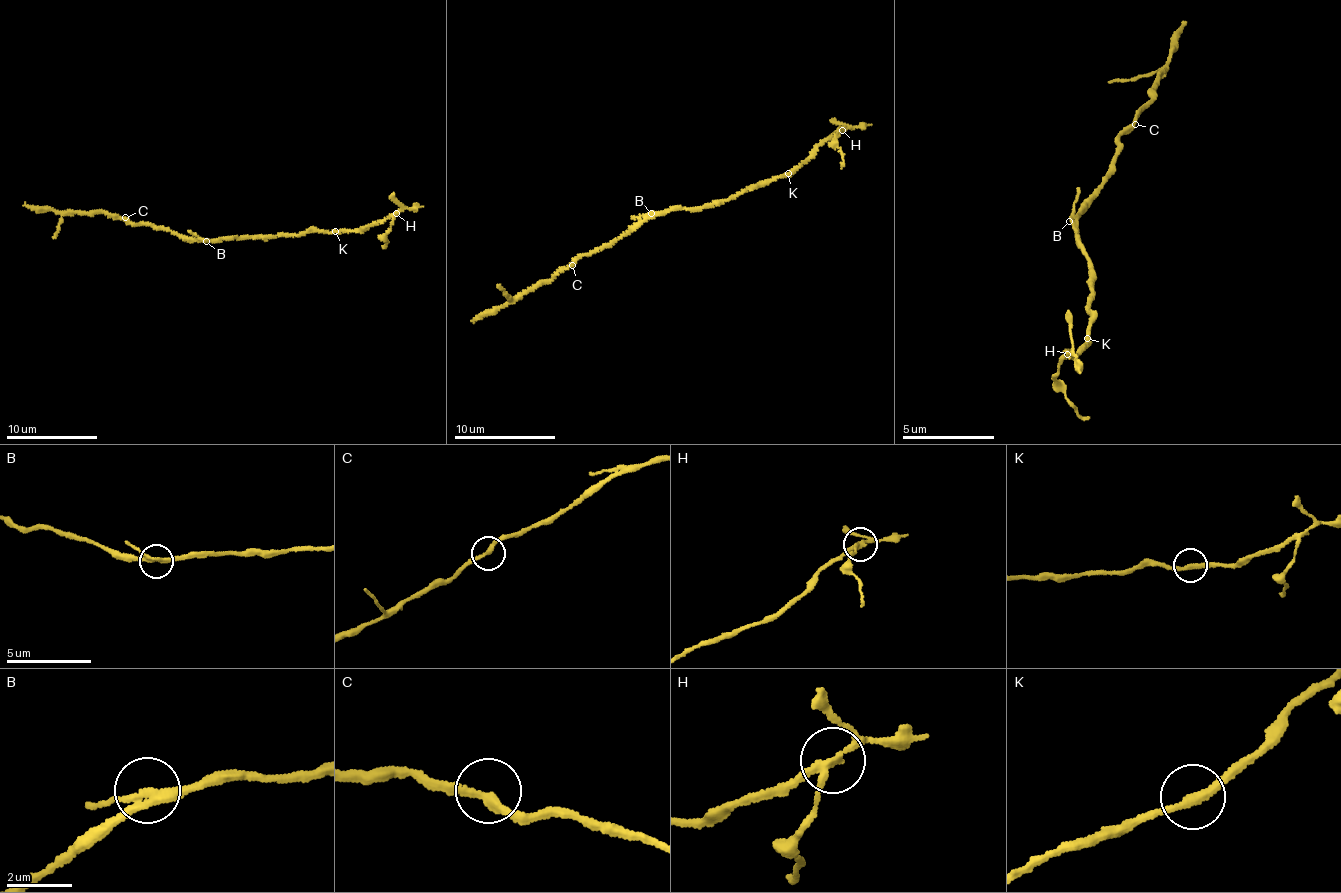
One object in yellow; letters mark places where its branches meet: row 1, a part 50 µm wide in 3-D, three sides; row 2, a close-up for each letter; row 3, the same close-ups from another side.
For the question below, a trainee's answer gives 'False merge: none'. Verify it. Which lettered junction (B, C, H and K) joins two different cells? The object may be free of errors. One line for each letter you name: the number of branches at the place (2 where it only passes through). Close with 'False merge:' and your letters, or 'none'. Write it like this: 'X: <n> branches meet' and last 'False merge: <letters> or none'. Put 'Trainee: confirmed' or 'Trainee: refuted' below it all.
H: 4 branches meet
False merge: H
Trainee: refuted

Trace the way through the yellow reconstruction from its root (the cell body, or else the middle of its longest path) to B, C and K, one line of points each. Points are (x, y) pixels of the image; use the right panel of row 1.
B: (1081, 245), (1069, 221)
C: (1081, 245), (1068, 218), (1100, 186), (1120, 150), (1117, 144), (1127, 127), (1135, 124)
K: (1081, 245), (1095, 276), (1092, 289), (1096, 298), (1092, 296), (1089, 308), (1091, 339), (1087, 338)

